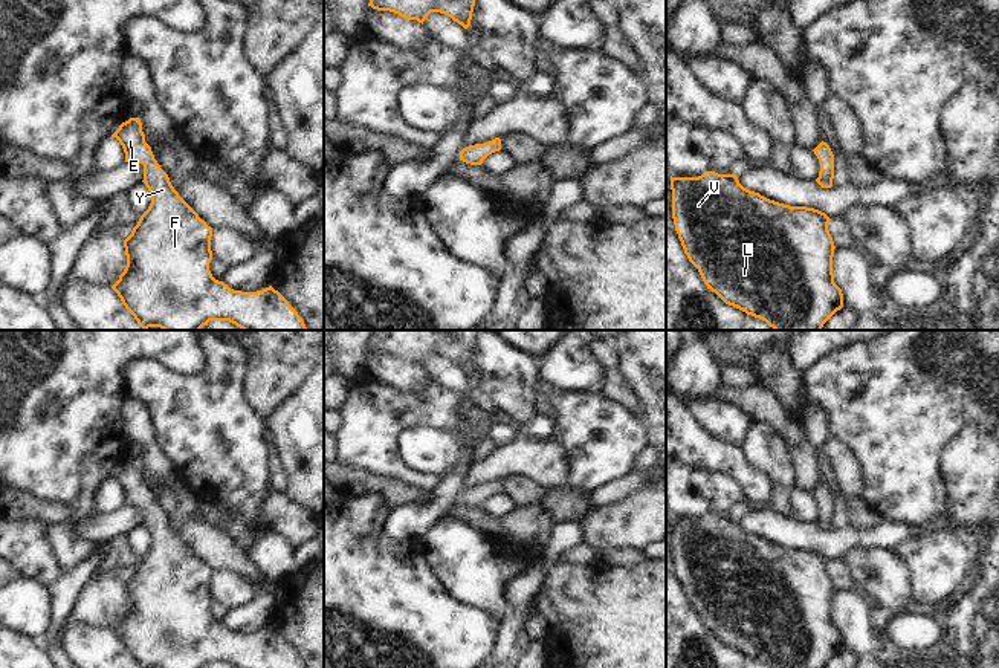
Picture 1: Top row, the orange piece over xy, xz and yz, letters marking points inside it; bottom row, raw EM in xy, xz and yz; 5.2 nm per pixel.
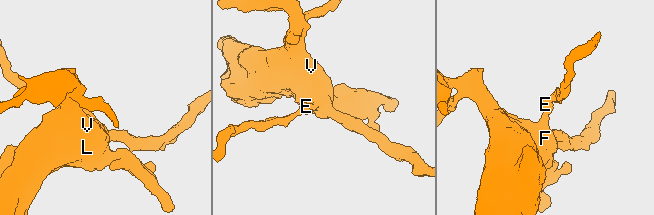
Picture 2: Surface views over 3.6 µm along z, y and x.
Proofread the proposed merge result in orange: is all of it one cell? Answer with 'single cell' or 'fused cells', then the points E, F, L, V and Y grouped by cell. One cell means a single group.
single cell; groups E F L V Y

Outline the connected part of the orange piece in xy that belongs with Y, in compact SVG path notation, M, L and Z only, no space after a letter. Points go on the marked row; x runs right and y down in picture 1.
M130 118L112 135L124 148L125 162L144 165L144 183L151 194L148 209L124 240L127 266L112 286L142 330L200 330L209 321L229 321L241 330L309 330L272 286L257 292L234 290L212 277L212 228L179 196L145 142L142 122Z

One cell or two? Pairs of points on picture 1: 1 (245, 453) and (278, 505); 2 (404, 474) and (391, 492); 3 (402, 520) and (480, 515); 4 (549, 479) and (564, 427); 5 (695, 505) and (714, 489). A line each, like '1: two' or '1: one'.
1: two
2: two
3: two
4: two
5: one

